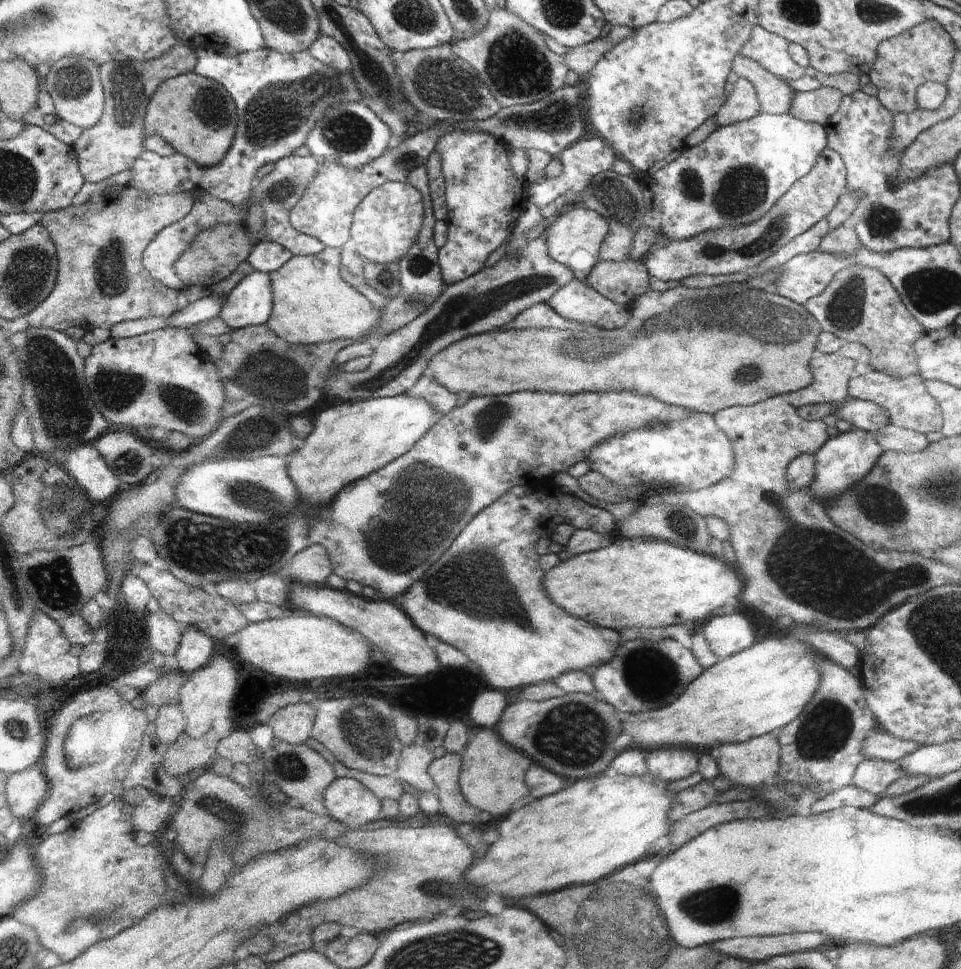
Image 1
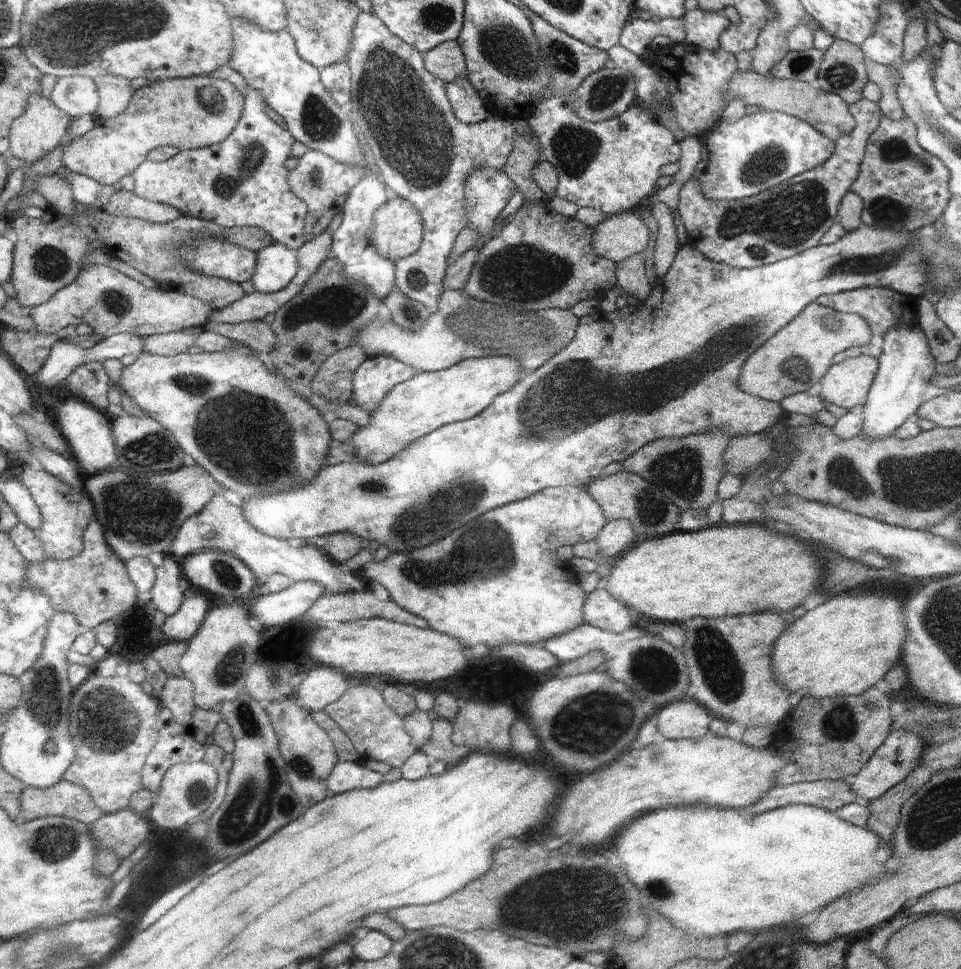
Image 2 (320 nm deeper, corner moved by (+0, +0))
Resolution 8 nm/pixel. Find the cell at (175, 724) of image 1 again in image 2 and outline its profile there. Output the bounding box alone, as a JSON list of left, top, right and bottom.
[158,675,196,725]

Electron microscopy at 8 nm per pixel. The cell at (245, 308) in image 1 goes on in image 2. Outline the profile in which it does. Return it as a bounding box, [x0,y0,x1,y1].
[252,241,299,294]

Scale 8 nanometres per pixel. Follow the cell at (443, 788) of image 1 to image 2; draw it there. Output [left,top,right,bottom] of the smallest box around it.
[420,717,470,764]

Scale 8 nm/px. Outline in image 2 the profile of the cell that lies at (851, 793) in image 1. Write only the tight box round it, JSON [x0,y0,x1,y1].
[849,729,926,802]

